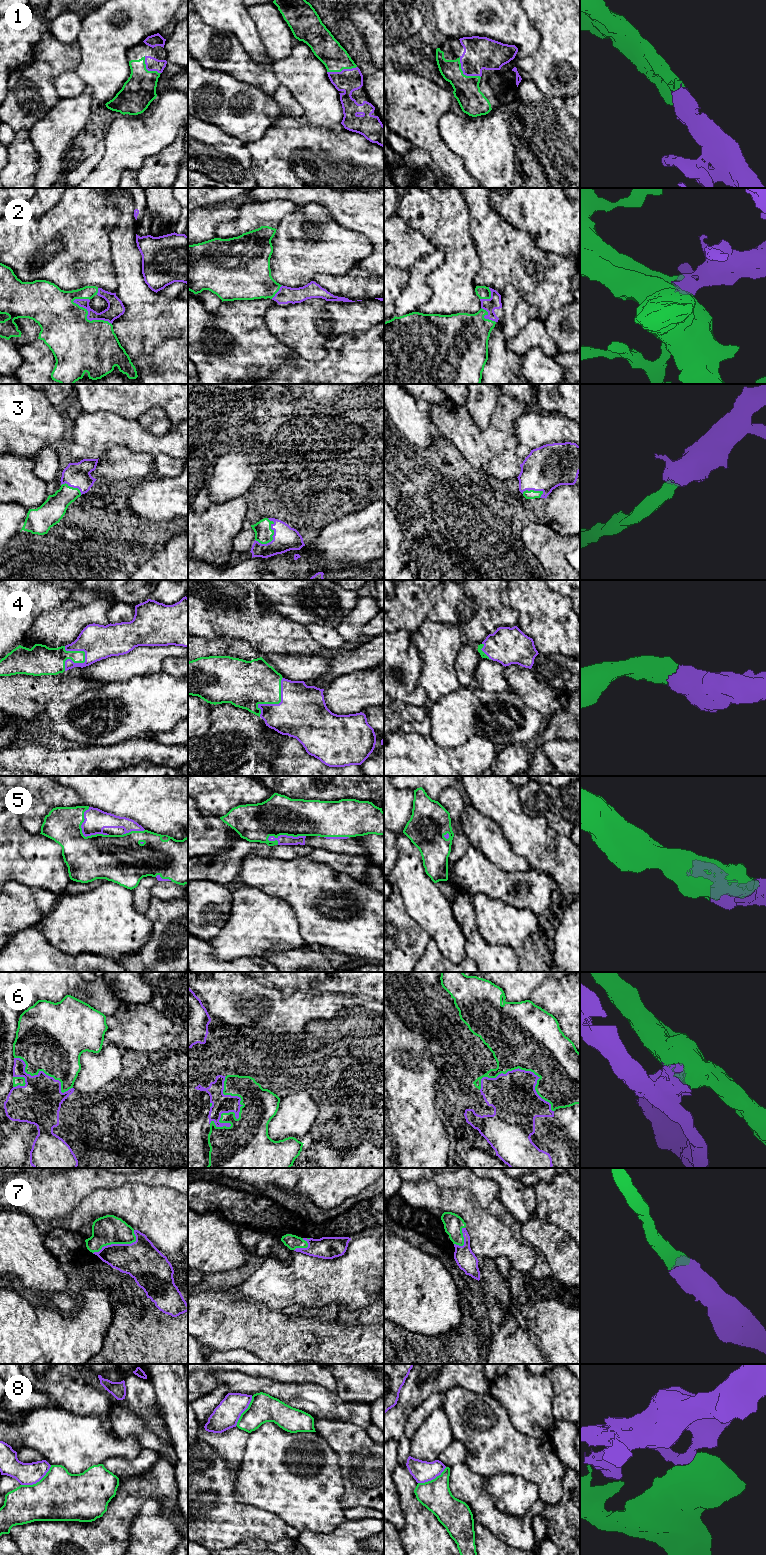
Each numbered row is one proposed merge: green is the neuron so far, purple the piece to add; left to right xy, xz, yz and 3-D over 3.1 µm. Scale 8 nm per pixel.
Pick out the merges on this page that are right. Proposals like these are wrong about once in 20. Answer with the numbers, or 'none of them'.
1, 2, 3, 4, 5, 7

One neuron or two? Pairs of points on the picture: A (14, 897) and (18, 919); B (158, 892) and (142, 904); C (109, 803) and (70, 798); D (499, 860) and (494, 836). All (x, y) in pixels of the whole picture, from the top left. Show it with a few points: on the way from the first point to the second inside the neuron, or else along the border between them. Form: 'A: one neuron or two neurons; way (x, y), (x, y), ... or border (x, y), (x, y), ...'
A: one neuron; way (16, 902), (18, 914)
B: two neurons; border (158, 881), (151, 889), (151, 896)
C: two neurons; border (66, 786), (70, 787), (87, 805)
D: one neuron; way (499, 854), (494, 846), (494, 842)

